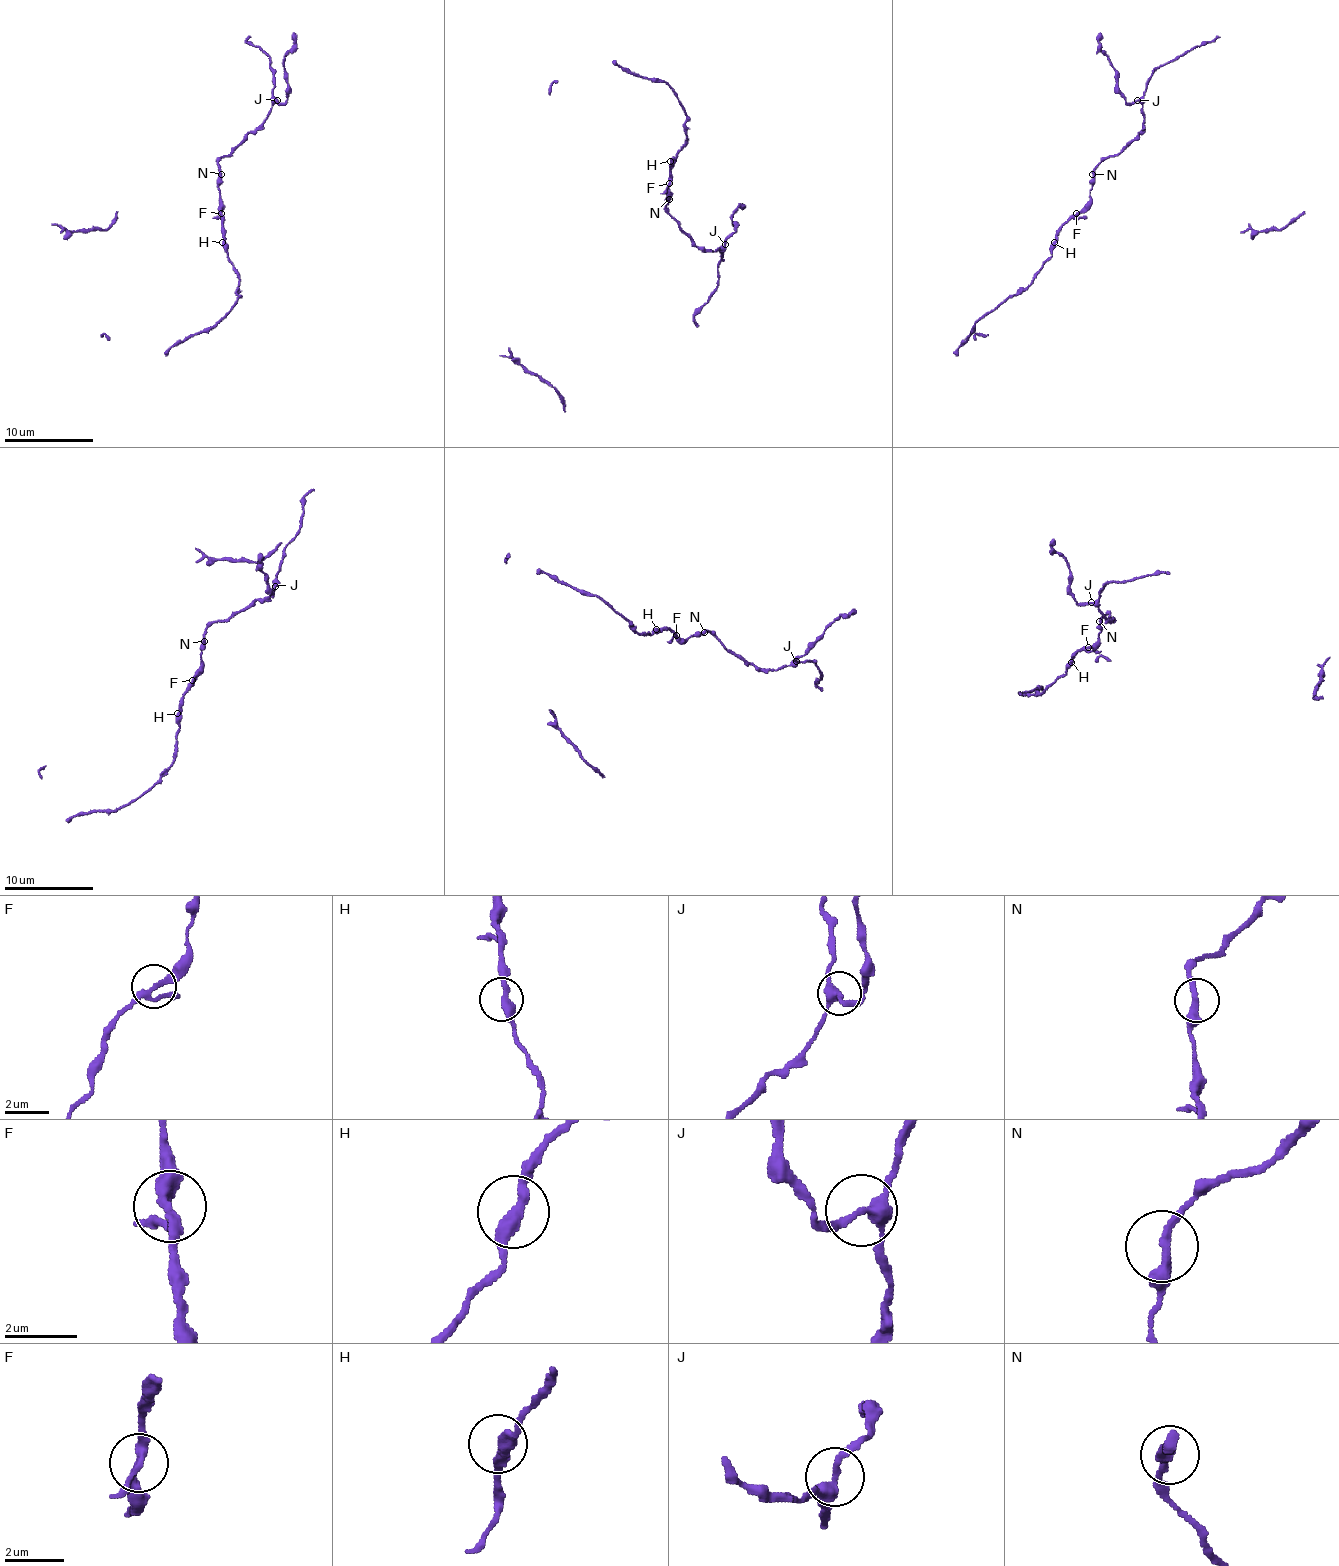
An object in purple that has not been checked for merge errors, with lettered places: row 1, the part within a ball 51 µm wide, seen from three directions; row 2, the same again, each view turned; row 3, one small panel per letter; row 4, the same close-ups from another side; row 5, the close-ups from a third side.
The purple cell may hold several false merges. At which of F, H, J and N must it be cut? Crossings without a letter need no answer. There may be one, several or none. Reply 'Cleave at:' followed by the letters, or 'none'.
Cleave at: none

